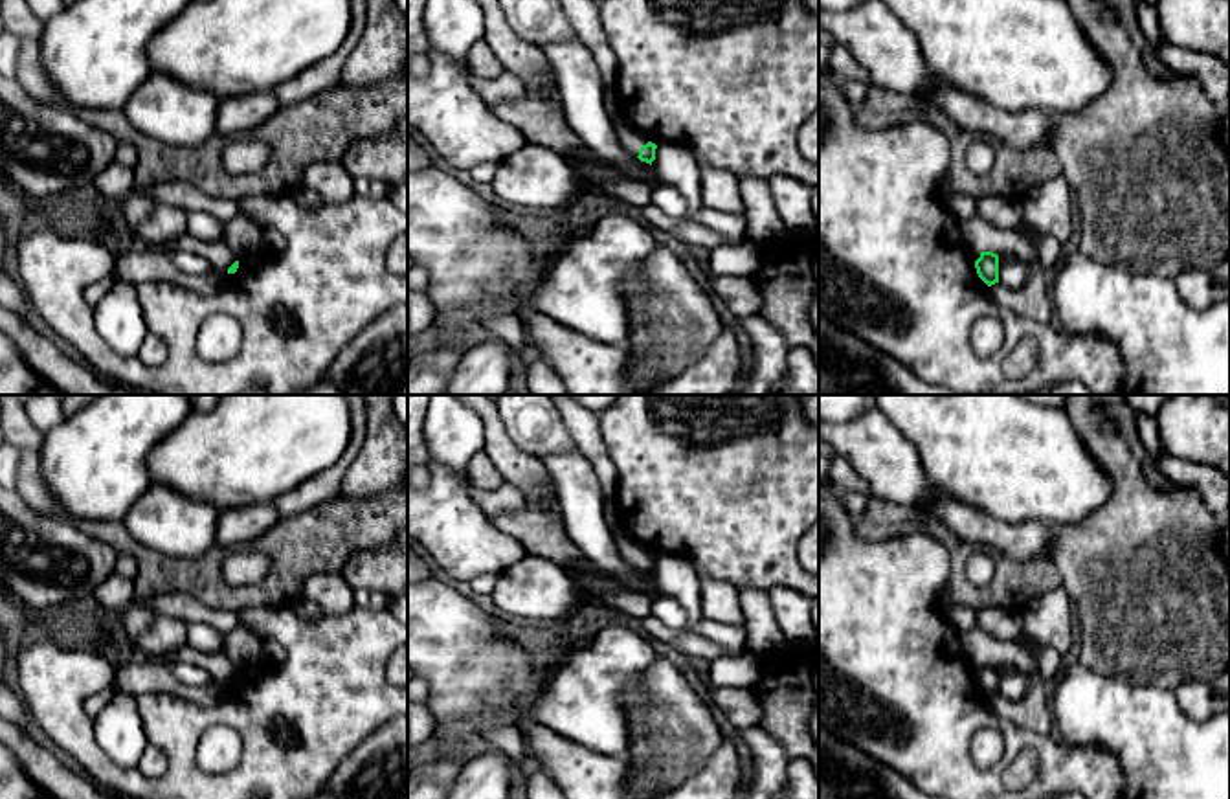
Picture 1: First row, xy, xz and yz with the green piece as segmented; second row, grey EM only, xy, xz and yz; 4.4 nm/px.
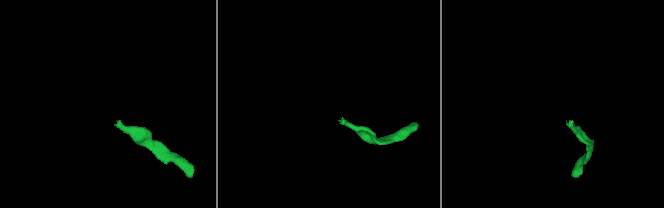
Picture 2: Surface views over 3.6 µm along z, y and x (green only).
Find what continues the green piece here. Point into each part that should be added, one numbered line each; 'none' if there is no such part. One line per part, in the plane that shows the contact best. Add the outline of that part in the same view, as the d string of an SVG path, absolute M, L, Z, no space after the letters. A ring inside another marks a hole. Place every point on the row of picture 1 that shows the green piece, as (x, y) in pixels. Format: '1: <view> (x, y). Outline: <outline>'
1: xz (630, 140). Outline: M621 116L611 118L611 123L621 147L630 154L639 156L639 149L650 140L626 123Z

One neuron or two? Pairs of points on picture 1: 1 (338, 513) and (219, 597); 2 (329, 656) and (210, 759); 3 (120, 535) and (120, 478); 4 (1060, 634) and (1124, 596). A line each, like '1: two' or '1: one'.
1: one
2: two
3: two
4: two

